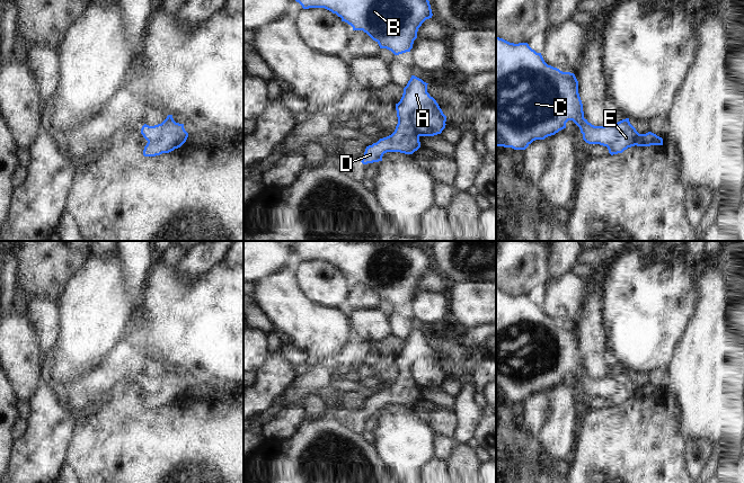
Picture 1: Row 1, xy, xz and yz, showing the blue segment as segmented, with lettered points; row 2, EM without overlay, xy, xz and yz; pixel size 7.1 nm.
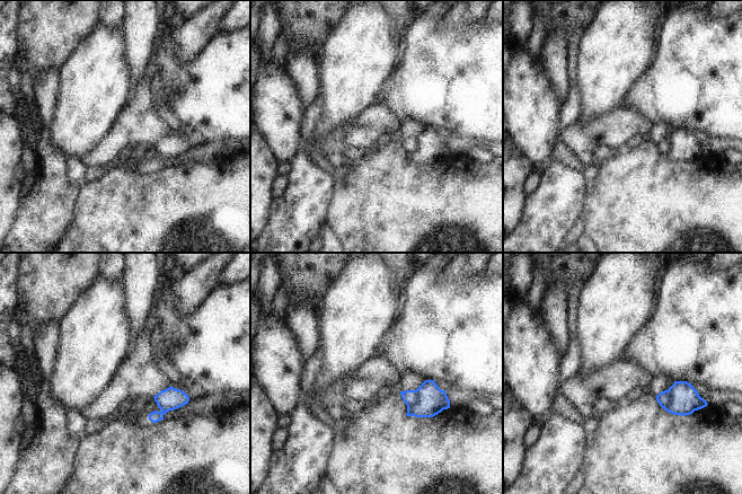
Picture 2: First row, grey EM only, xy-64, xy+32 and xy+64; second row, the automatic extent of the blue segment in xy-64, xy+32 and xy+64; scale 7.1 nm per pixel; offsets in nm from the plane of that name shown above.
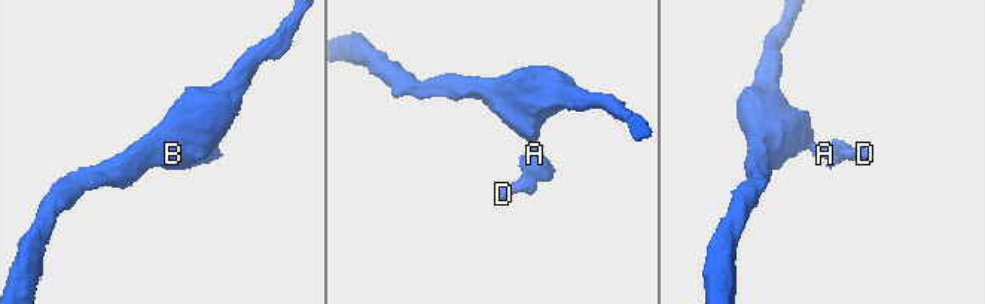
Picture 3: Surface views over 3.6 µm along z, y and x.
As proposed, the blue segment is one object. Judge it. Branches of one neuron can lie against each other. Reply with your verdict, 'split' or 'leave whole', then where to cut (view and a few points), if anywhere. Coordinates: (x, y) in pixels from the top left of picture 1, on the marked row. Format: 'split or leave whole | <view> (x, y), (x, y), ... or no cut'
split | xz (442, 113), (427, 107), (415, 107), (410, 112), (410, 127)

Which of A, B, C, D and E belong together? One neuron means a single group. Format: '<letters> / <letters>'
A B C D / E

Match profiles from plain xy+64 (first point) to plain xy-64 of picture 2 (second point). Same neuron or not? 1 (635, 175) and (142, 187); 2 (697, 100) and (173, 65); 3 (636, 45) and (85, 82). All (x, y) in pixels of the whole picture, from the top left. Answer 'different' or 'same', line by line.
1: same
2: same
3: same

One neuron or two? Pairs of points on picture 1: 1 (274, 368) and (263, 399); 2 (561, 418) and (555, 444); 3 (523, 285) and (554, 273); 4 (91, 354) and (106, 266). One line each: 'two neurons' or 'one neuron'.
1: one neuron
2: one neuron
3: two neurons
4: one neuron

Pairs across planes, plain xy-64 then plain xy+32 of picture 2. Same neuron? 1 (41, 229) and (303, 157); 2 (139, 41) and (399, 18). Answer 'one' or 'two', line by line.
1: one
2: one

